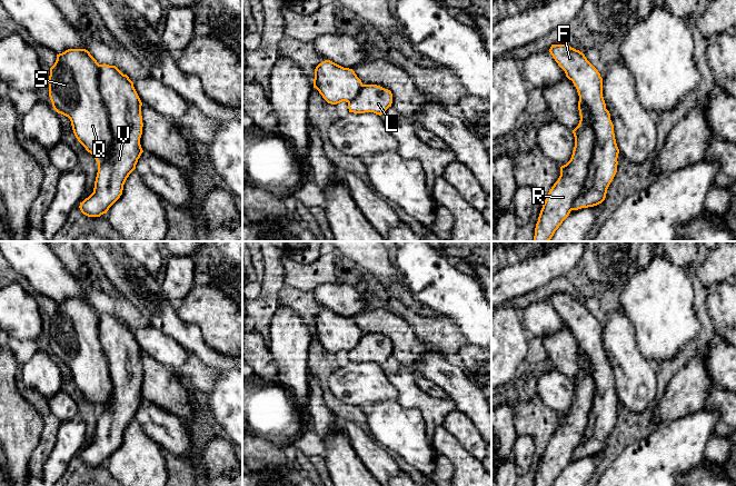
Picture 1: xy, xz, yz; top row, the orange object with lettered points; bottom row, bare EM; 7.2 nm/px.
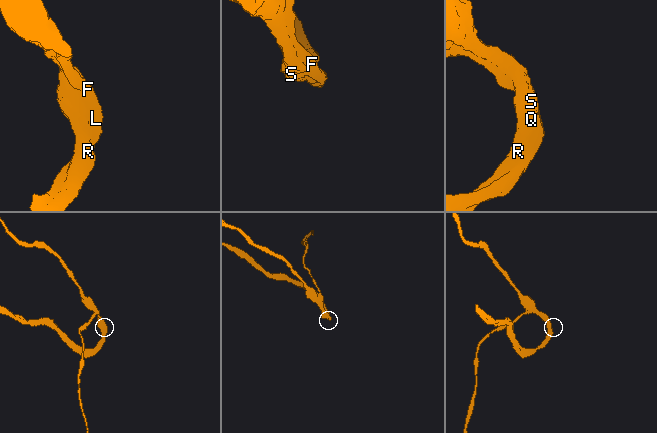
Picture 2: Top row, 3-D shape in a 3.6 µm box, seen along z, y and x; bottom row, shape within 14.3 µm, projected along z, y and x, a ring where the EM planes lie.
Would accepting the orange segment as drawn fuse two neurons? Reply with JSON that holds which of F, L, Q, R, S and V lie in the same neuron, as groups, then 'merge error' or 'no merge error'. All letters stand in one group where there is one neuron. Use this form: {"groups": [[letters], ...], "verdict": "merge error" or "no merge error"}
{"groups": [["F", "L", "Q", "R", "S", "V"]], "verdict": "no merge error"}

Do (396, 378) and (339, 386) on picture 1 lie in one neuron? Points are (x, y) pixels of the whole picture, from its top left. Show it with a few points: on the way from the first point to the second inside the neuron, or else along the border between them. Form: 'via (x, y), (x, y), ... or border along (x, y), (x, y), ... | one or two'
border along (385, 374), (397, 392), (396, 399), (399, 403) | two

